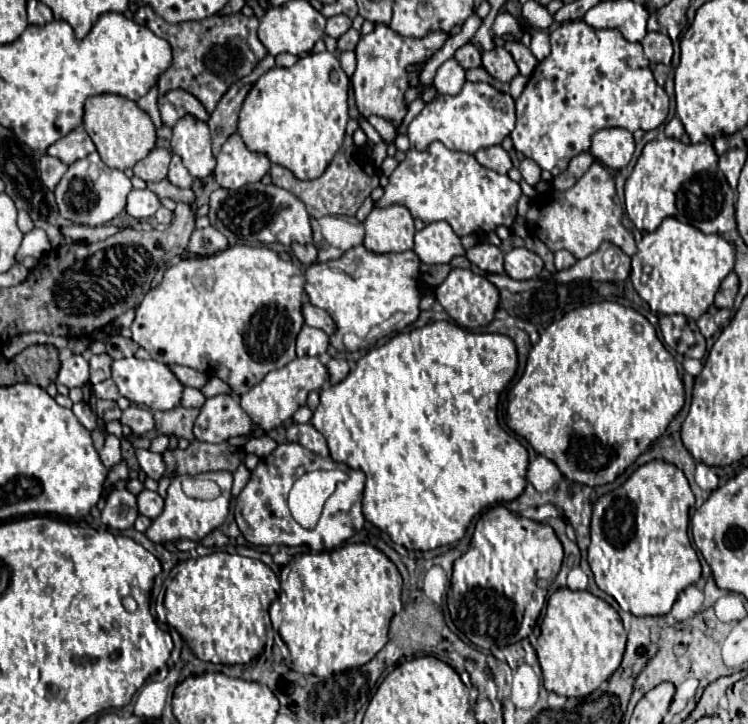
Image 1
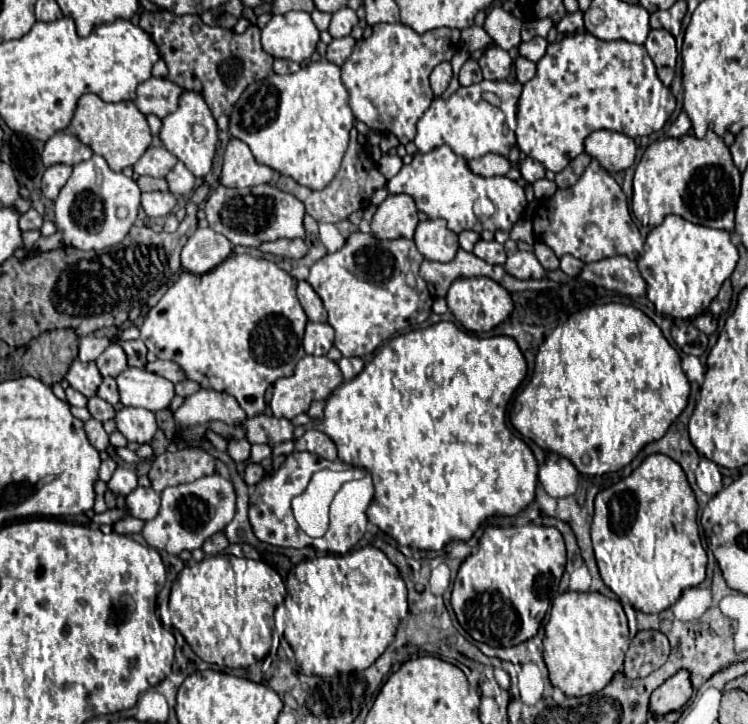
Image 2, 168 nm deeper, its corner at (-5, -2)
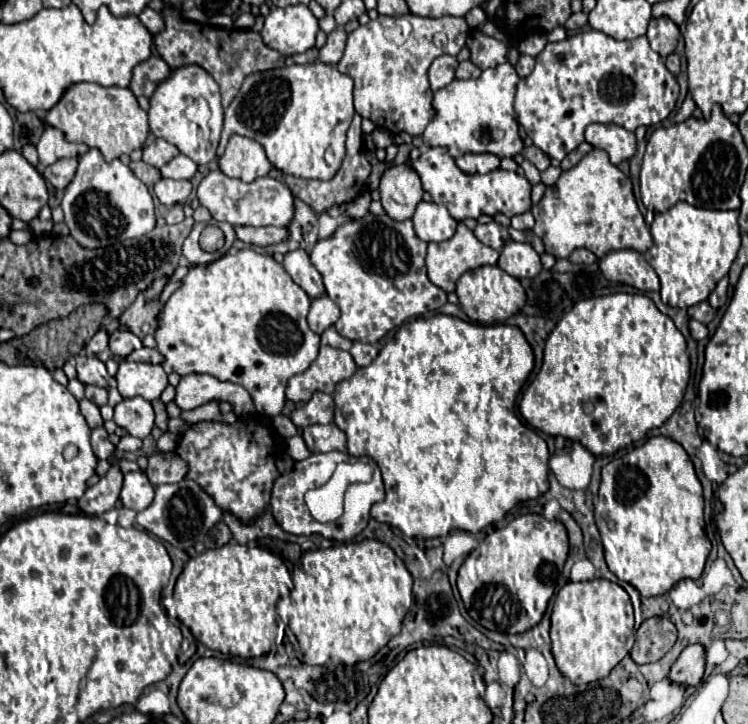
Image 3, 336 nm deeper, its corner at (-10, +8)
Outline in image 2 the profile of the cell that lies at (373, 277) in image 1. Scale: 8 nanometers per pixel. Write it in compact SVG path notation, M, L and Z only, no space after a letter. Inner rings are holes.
M355 231L339 251L311 265L307 281L327 309L329 325L335 329L333 345L343 357L367 357L399 331L429 319L433 297L419 277L421 261L413 239L375 239L371 233ZM409 271L415 273L417 289L405 283Z

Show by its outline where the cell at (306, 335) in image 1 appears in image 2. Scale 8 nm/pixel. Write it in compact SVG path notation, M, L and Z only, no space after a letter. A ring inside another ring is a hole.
M307 323L305 337L303 337L303 349L309 355L325 355L333 347L335 331L329 323Z

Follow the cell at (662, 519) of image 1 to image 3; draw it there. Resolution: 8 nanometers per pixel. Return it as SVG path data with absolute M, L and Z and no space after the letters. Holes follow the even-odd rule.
M650 437L644 445L634 447L630 453L602 467L596 523L602 535L608 569L620 581L636 587L642 597L658 597L668 593L682 579L698 579L710 555L710 539L704 533L702 485L684 447L668 437ZM608 519L614 521L614 531L606 529Z

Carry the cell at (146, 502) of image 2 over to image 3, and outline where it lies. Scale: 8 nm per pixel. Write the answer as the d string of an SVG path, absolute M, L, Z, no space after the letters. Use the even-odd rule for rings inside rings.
M126 473L124 487L120 493L120 501L124 507L134 511L144 511L154 497L154 485L148 481L146 473Z

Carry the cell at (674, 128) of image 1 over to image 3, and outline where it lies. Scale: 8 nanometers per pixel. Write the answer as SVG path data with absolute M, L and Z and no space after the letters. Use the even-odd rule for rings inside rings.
M688 95L686 99L684 99L684 103L682 103L682 107L680 107L680 111L674 115L674 121L676 123L682 123L682 121L686 121L688 117L692 117L692 113L694 113L694 109L696 109L696 105L694 105L694 101L692 101L692 97Z

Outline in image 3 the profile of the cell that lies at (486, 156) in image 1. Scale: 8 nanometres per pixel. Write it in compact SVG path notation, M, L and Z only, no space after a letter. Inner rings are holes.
M466 153L456 159L456 165L464 169L464 173L490 173L500 167L500 157L492 153Z

